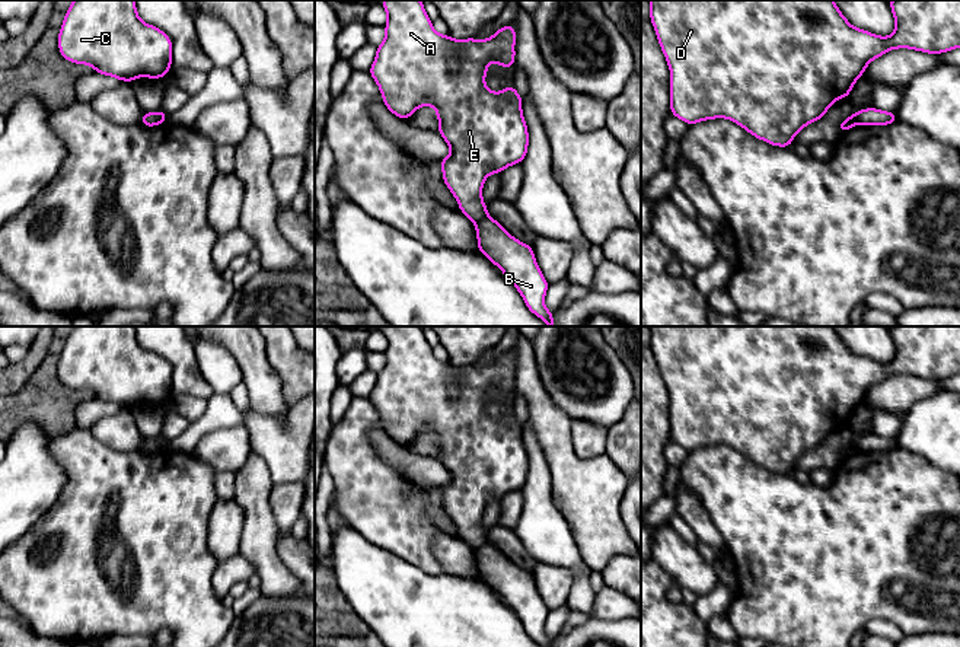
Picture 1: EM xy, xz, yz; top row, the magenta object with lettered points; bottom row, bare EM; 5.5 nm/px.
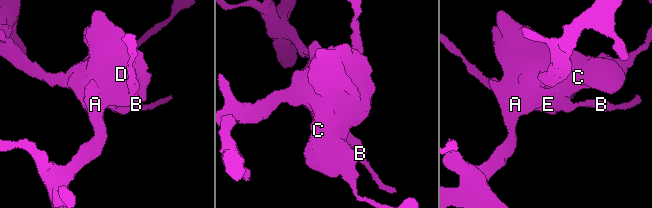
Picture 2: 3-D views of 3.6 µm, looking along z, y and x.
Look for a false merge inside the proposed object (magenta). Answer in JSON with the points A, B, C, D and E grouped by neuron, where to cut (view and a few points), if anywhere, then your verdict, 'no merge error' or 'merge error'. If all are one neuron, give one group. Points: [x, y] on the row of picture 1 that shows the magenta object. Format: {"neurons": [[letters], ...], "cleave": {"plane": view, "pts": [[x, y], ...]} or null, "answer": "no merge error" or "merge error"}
{"neurons": [["A", "B", "C", "D", "E"]], "cleave": null, "answer": "no merge error"}

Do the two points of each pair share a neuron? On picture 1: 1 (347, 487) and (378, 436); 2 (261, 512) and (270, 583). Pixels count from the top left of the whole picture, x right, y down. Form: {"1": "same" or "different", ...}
{"1": "different", "2": "same"}

